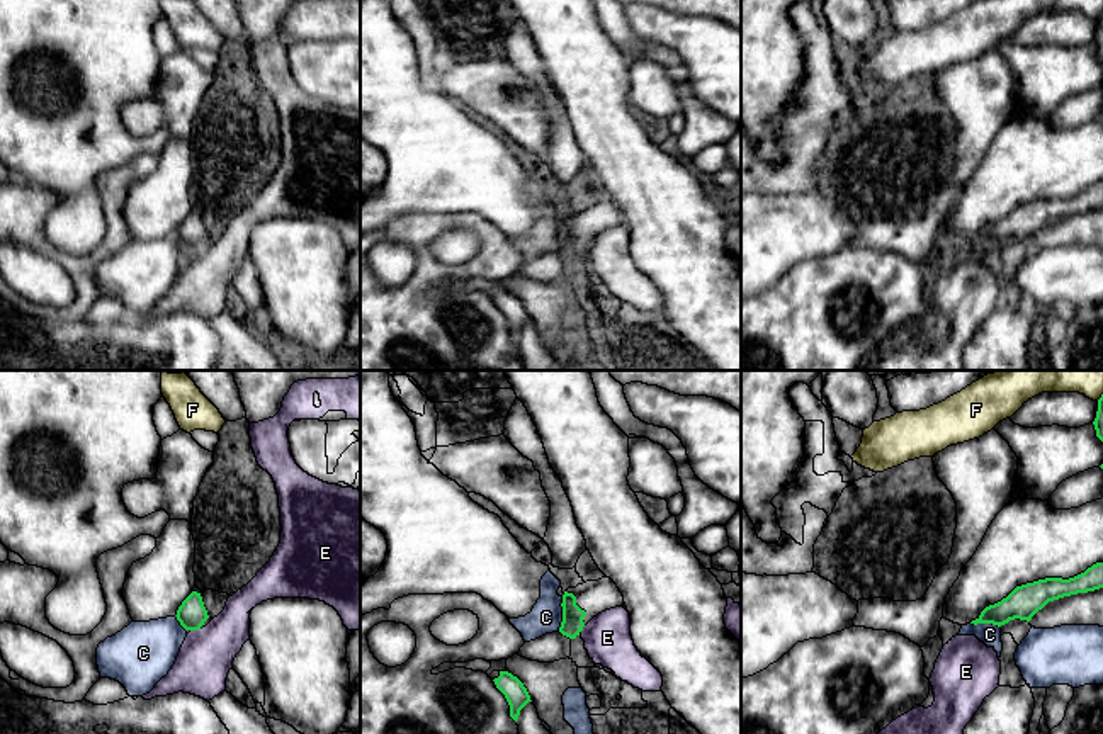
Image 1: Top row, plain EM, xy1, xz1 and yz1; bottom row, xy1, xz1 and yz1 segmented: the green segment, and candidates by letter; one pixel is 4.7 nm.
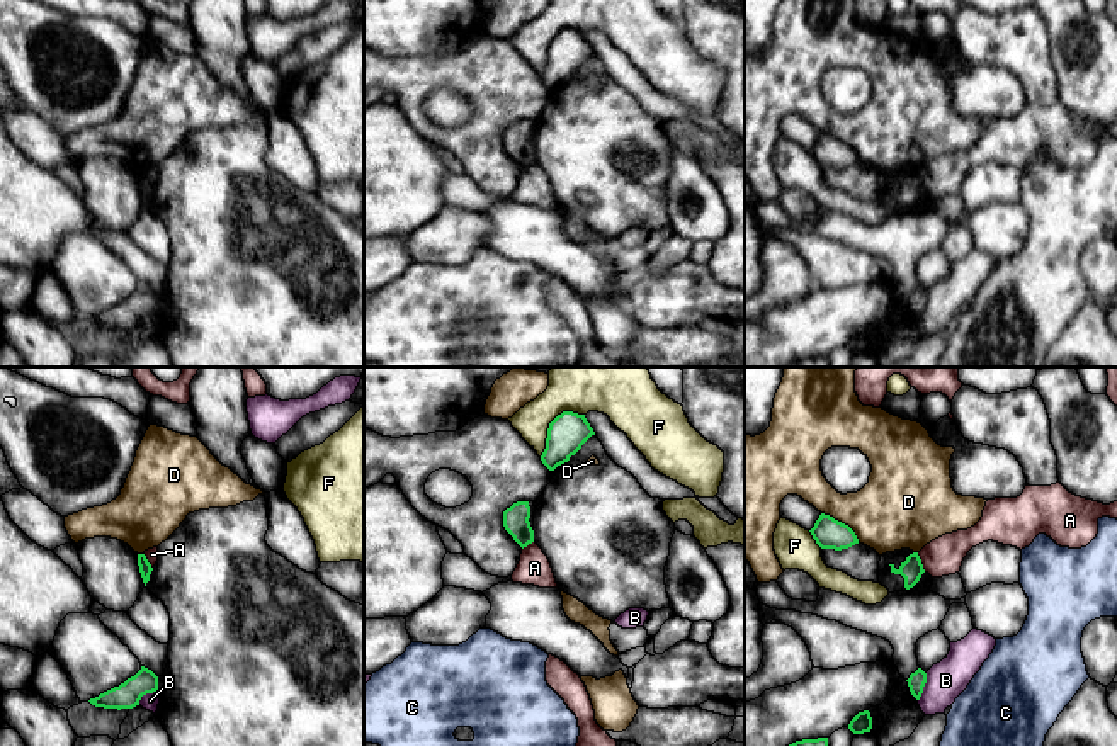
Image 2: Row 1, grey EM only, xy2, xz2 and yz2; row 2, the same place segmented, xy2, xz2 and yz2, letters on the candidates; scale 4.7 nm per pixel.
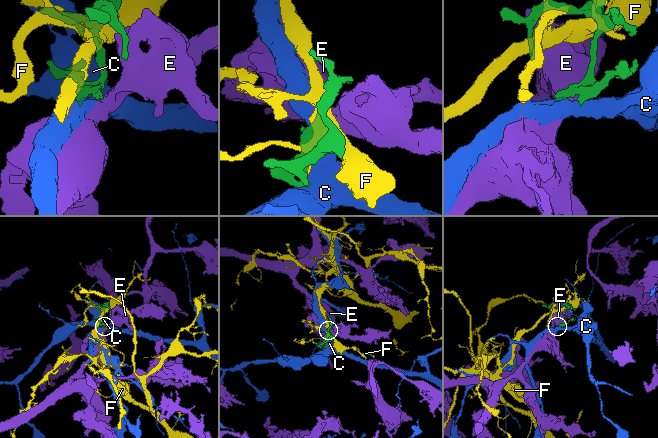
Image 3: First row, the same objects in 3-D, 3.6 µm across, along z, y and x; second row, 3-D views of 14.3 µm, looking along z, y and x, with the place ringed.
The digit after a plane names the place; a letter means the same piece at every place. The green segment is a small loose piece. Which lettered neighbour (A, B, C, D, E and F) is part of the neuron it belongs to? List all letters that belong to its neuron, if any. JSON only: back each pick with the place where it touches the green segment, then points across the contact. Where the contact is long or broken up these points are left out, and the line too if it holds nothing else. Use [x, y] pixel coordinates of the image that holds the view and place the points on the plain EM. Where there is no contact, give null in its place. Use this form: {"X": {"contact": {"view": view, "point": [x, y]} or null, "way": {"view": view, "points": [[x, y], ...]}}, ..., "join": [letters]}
{"join": []}

